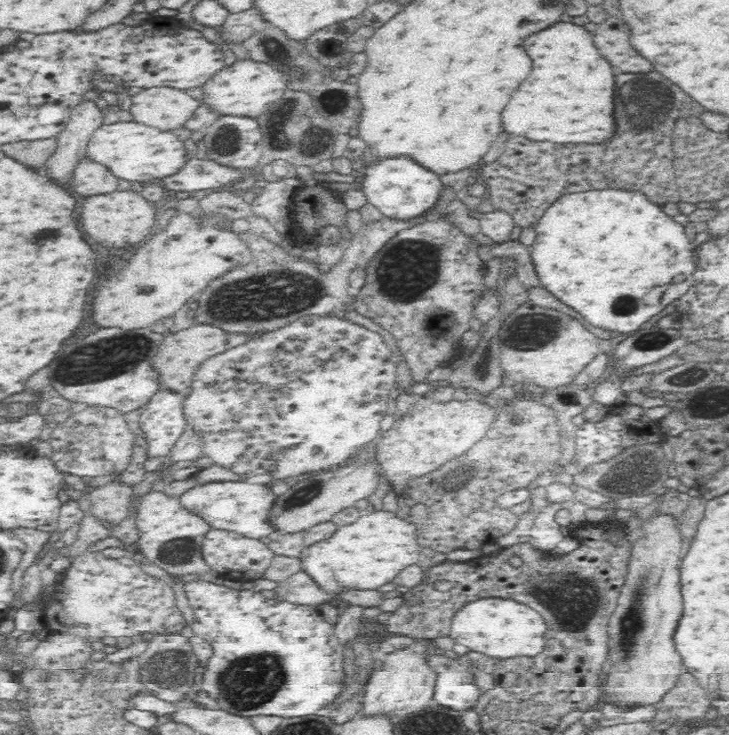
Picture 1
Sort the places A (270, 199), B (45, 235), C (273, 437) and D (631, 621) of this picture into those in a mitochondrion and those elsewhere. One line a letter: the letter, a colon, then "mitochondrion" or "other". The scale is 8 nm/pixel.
A: other
B: mitochondrion
C: other
D: mitochondrion

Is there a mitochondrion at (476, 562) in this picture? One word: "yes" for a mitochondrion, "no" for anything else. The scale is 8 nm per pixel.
no

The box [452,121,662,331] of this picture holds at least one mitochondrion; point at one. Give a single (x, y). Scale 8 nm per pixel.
(613, 306)

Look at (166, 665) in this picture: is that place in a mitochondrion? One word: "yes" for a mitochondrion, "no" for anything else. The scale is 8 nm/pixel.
yes

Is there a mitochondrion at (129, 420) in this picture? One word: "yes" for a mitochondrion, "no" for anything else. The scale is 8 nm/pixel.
no

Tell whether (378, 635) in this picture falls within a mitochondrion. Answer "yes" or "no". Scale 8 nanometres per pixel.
no

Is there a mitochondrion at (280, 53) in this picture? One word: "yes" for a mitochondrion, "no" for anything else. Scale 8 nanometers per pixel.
yes

